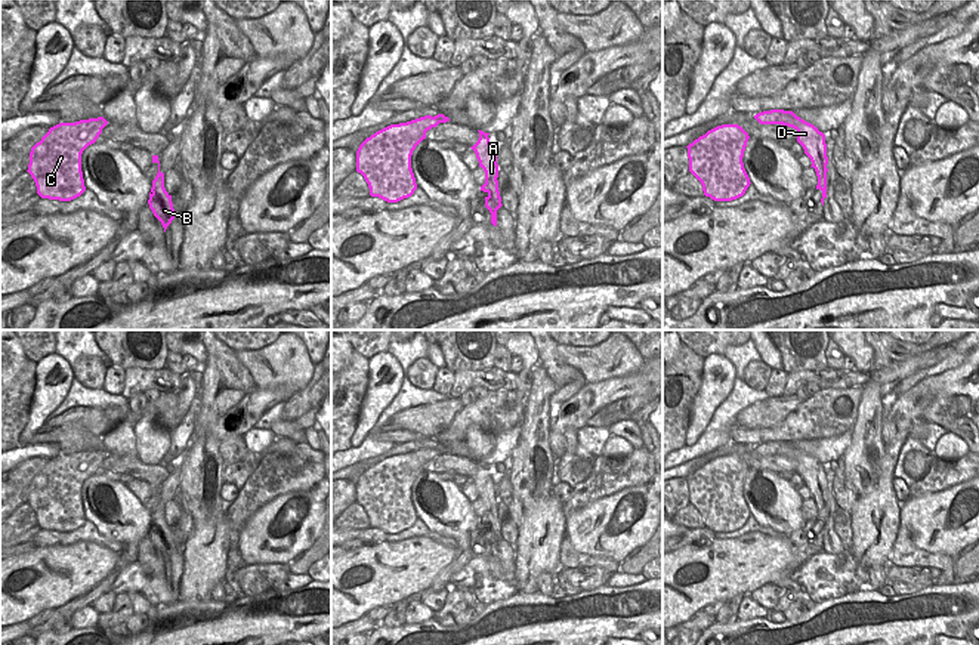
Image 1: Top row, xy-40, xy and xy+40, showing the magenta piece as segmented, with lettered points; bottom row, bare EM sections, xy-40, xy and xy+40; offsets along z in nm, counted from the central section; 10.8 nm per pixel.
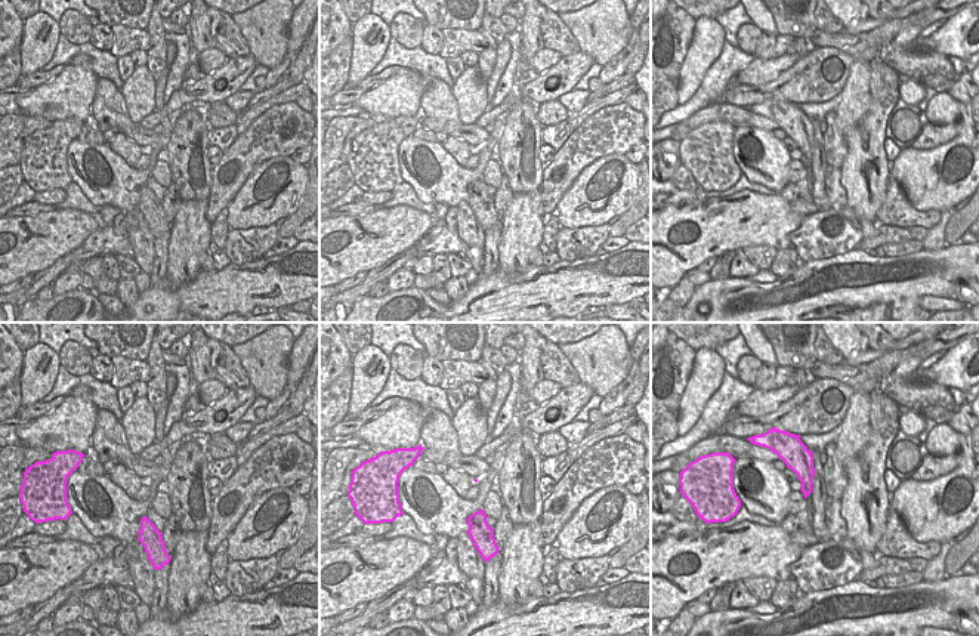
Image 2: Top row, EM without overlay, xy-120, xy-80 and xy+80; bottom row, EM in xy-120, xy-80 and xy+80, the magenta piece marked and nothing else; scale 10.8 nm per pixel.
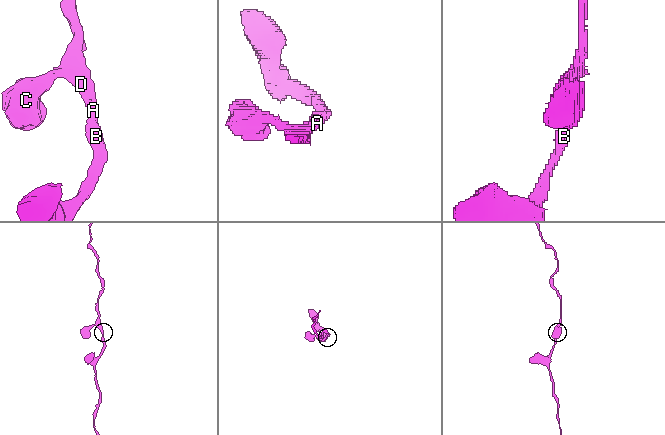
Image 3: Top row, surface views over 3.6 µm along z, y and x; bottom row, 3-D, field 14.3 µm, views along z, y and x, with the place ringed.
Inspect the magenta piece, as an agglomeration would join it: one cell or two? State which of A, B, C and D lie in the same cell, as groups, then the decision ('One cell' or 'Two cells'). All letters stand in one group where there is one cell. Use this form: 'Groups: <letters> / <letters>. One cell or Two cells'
Groups: A B C D. One cell

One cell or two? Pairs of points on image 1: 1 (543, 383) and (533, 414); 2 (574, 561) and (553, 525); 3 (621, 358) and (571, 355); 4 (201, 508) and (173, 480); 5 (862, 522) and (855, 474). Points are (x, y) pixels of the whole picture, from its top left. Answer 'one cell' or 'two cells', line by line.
1: one cell
2: two cells
3: one cell
4: two cells
5: two cells

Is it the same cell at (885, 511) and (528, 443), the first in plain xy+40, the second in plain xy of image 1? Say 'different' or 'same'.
different

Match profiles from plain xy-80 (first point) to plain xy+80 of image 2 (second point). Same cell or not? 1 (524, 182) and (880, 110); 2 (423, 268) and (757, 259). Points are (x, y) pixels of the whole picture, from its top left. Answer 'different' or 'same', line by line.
1: different
2: same

